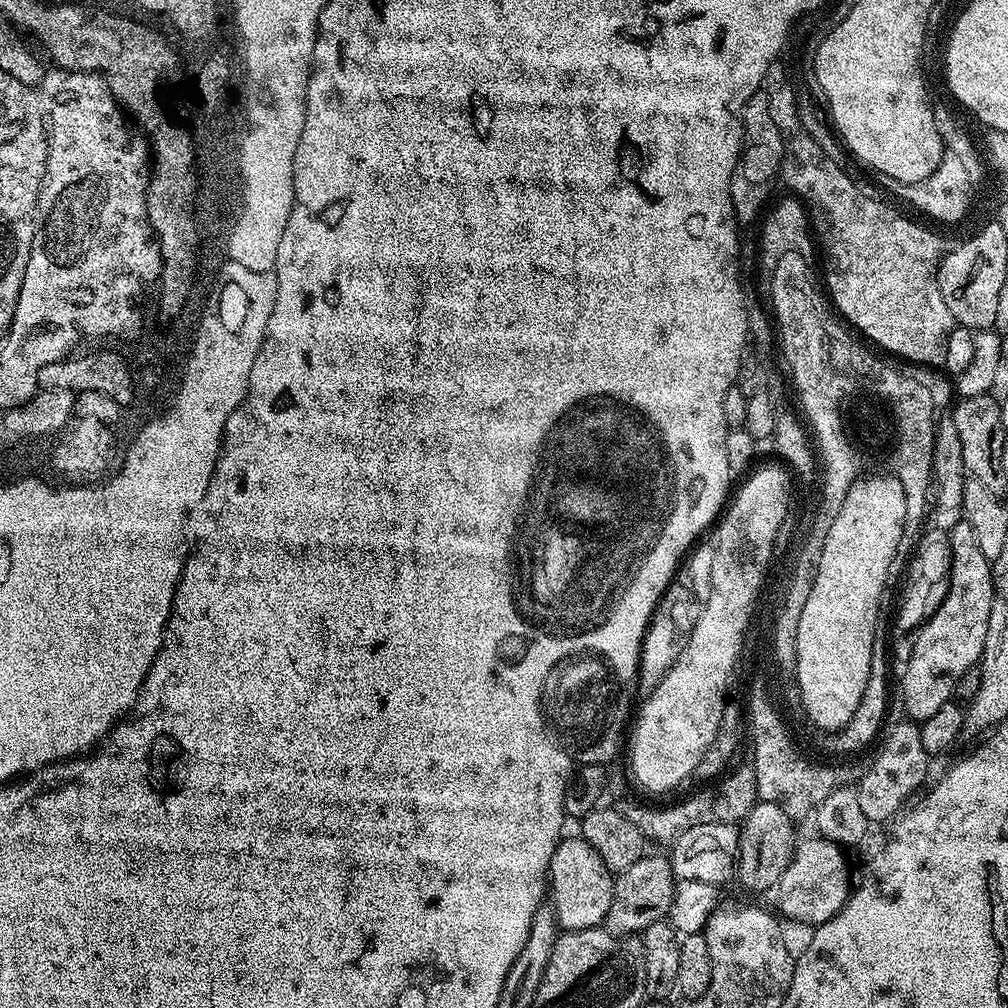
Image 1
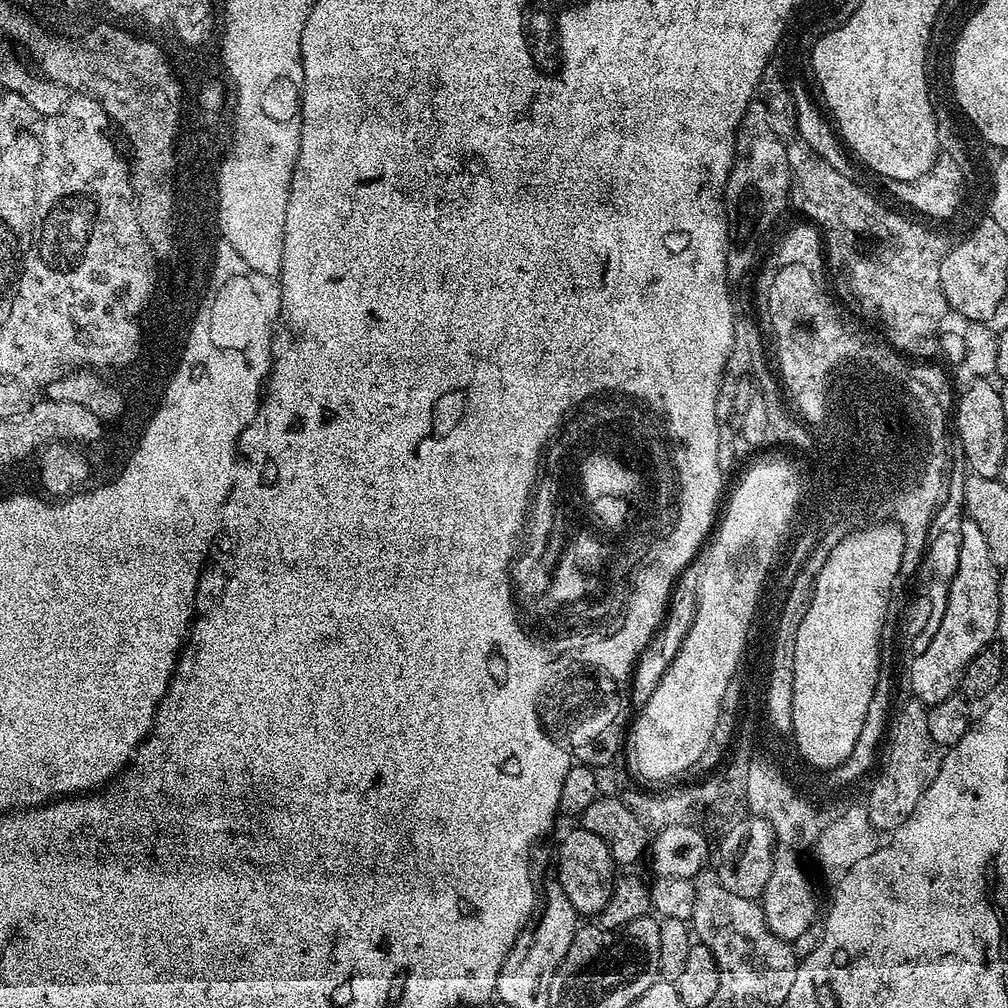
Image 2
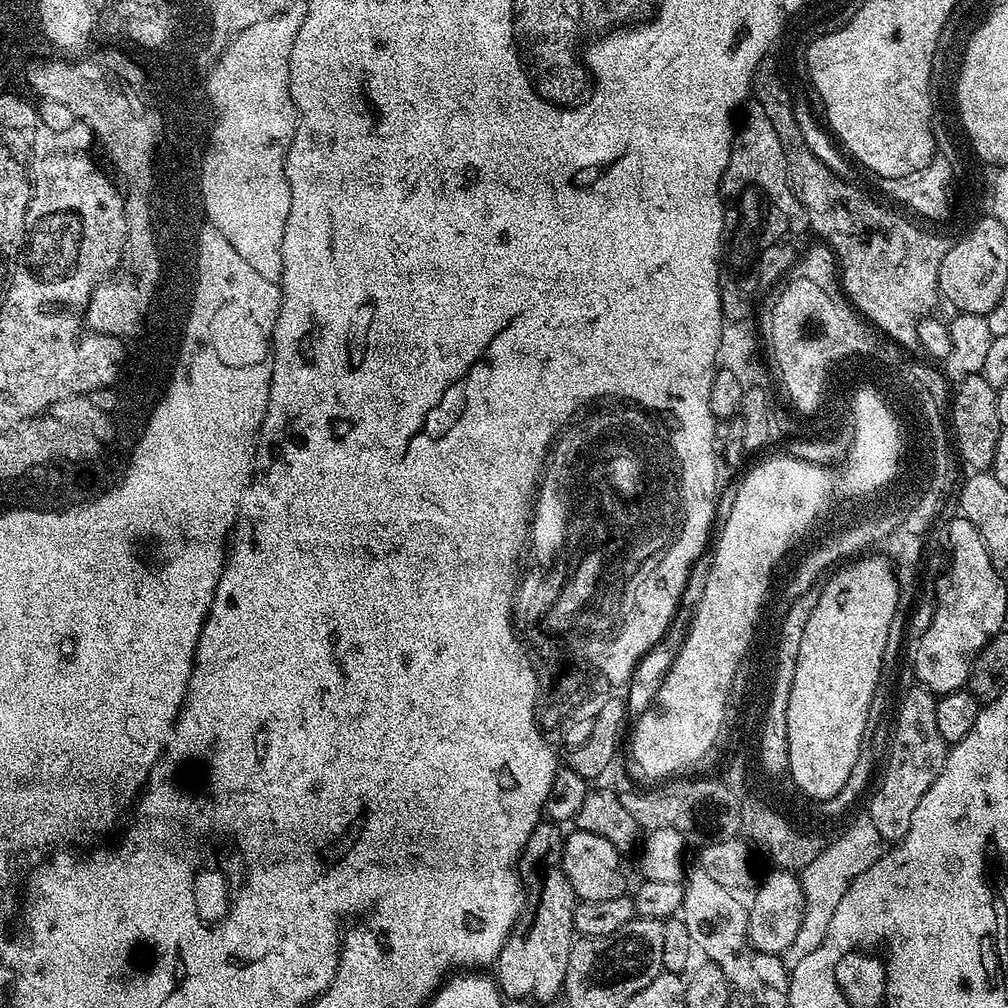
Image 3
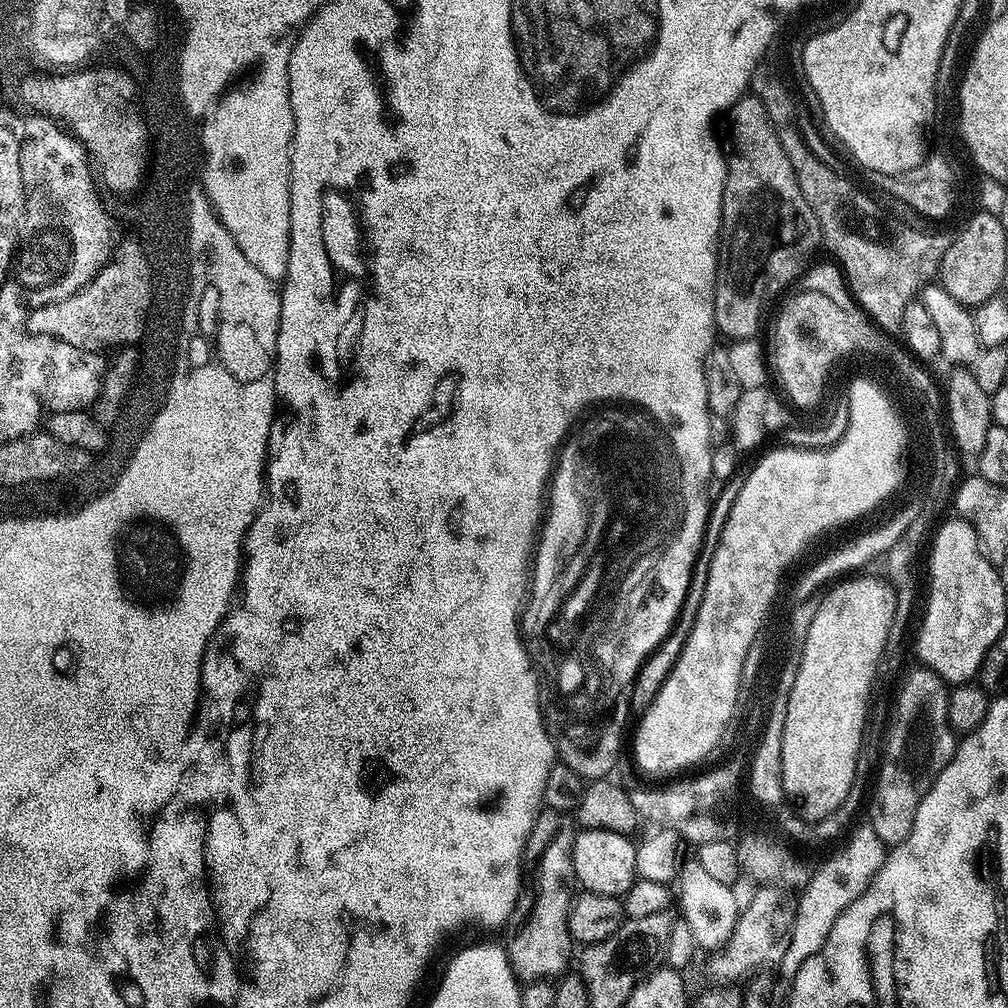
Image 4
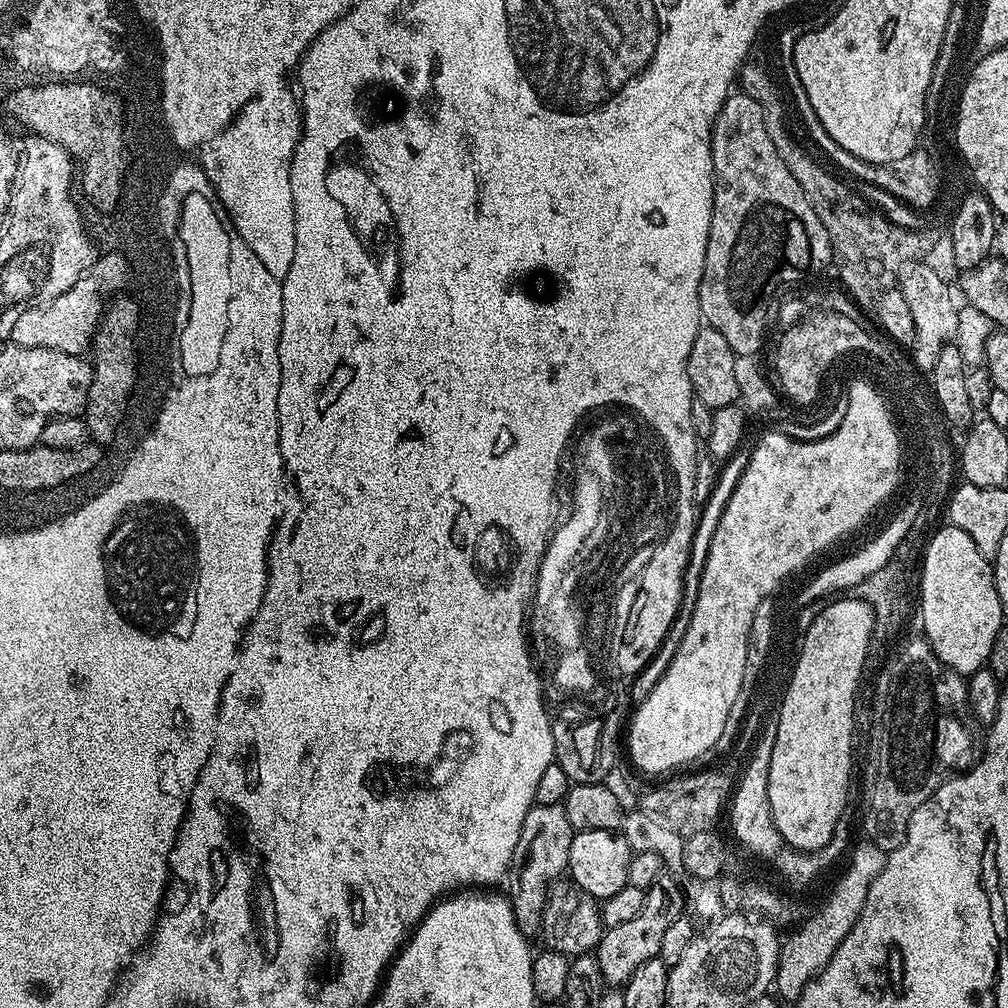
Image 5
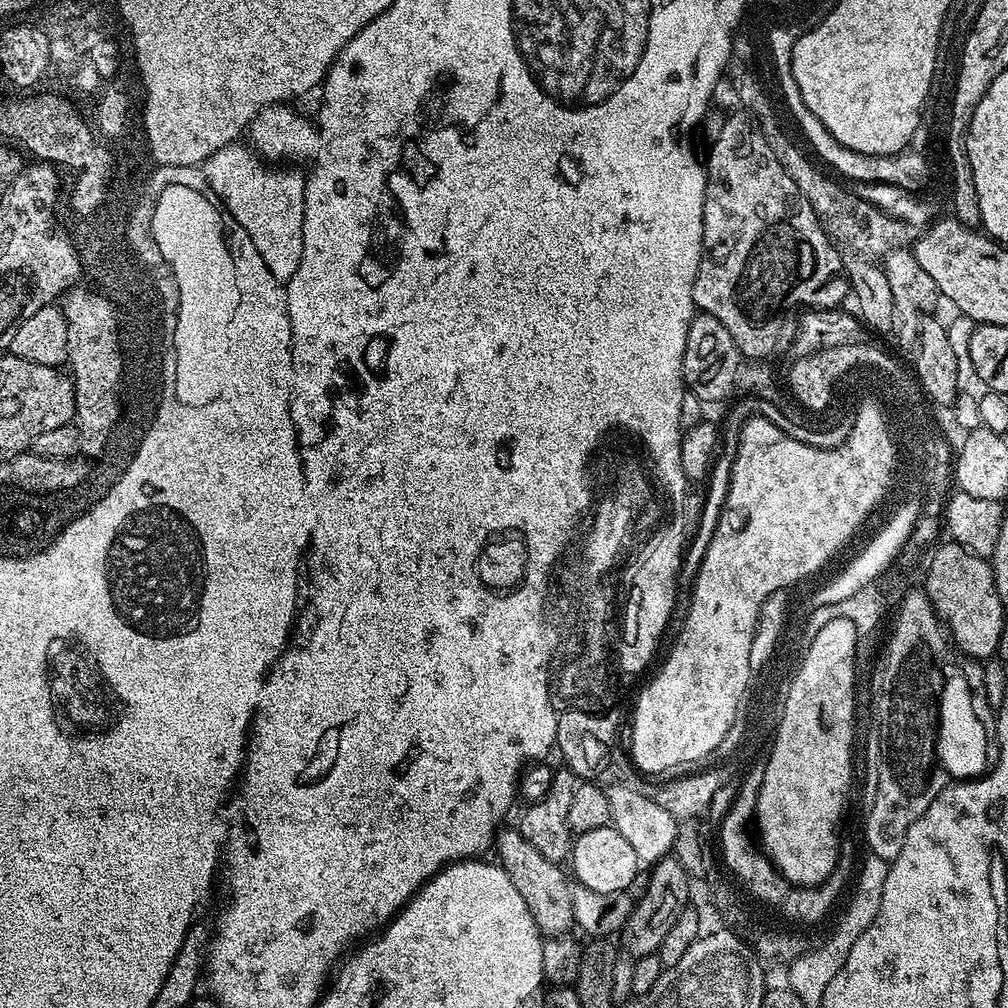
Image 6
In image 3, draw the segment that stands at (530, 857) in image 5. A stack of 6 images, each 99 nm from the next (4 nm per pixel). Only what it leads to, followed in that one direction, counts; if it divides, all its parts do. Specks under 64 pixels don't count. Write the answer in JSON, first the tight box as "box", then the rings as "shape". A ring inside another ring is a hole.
{"box":[494,822,578,1005],"shape":[[[542,822],[528,839],[532,846],[544,844],[548,851],[544,860],[552,865],[545,870],[540,885],[527,893],[528,905],[512,927],[512,933],[506,938],[494,965],[494,979],[508,1000],[531,1000],[540,1005],[548,1004],[555,996],[557,999],[561,995],[576,932],[574,910],[578,903],[574,886],[570,886],[570,878],[566,878],[560,865],[564,837],[565,833],[555,823]]]}

